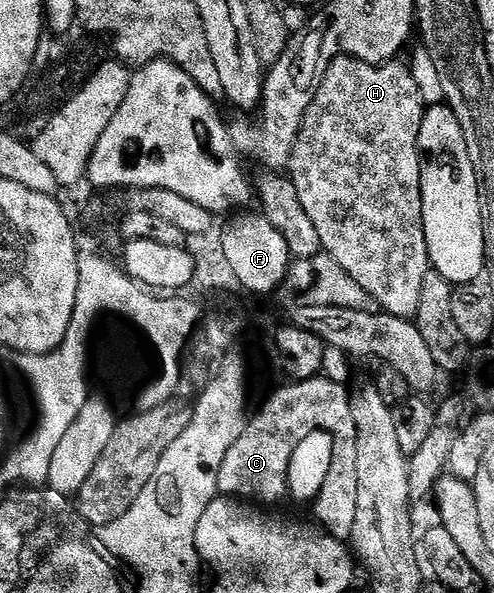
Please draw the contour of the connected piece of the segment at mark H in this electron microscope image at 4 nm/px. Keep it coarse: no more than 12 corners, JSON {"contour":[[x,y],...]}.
{"contour":[[338,56],[287,170],[329,254],[412,319],[431,269],[408,65]]}

